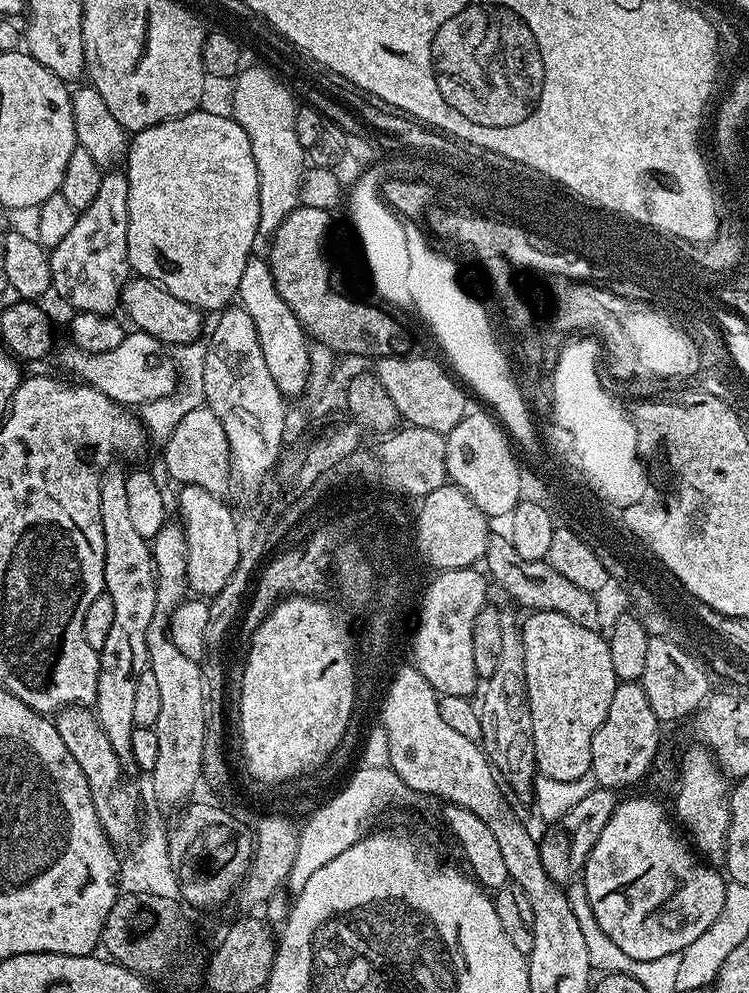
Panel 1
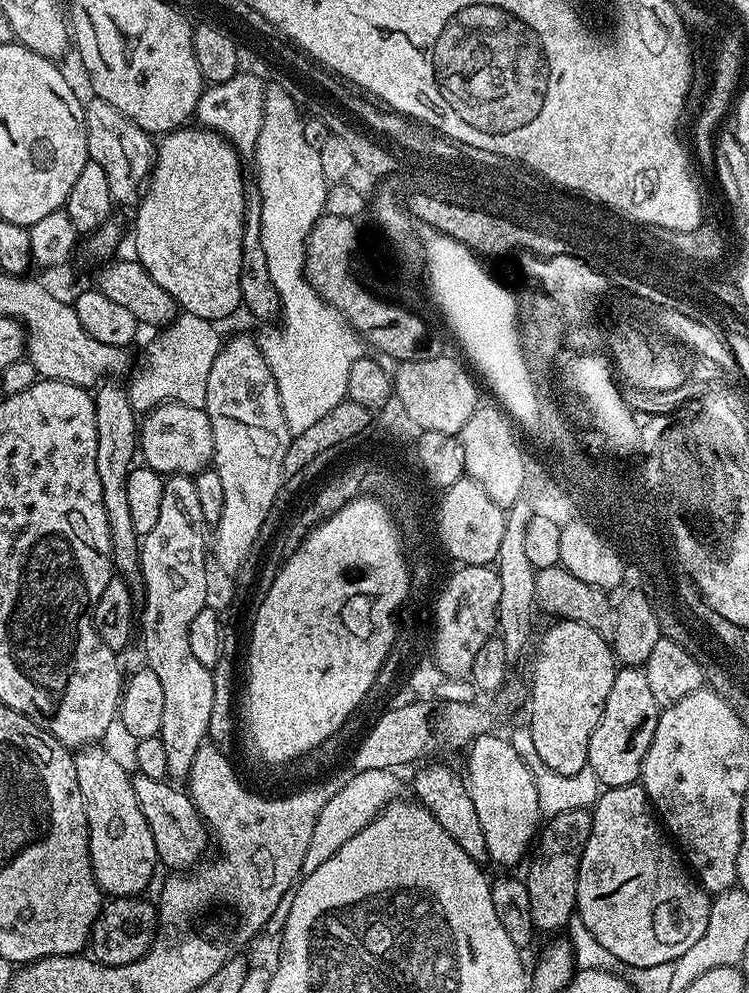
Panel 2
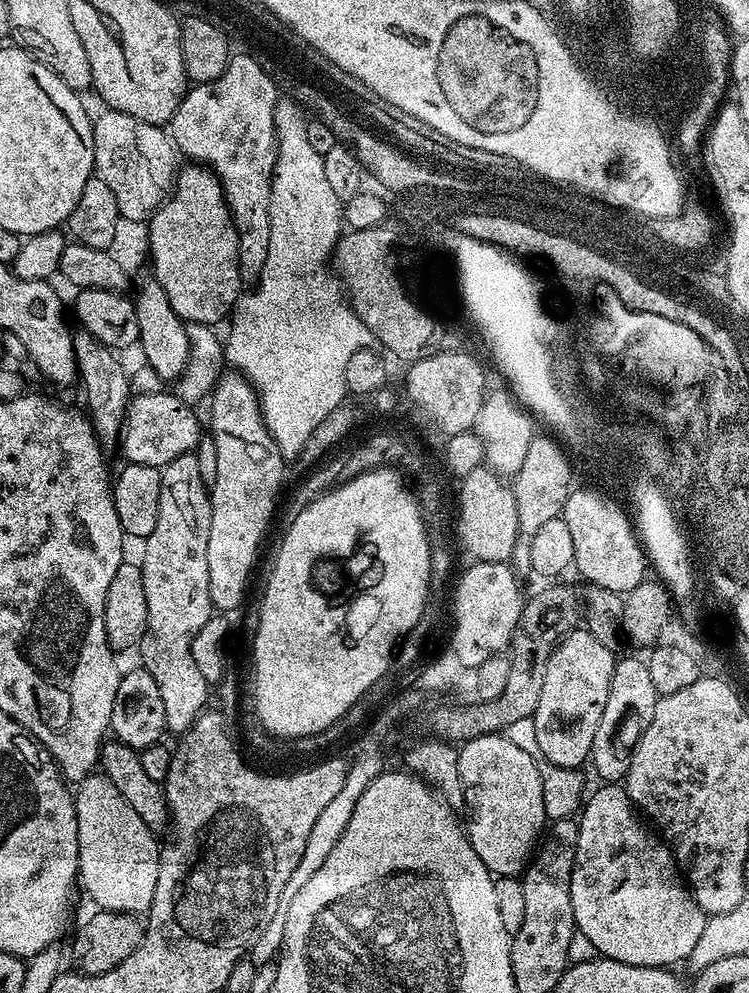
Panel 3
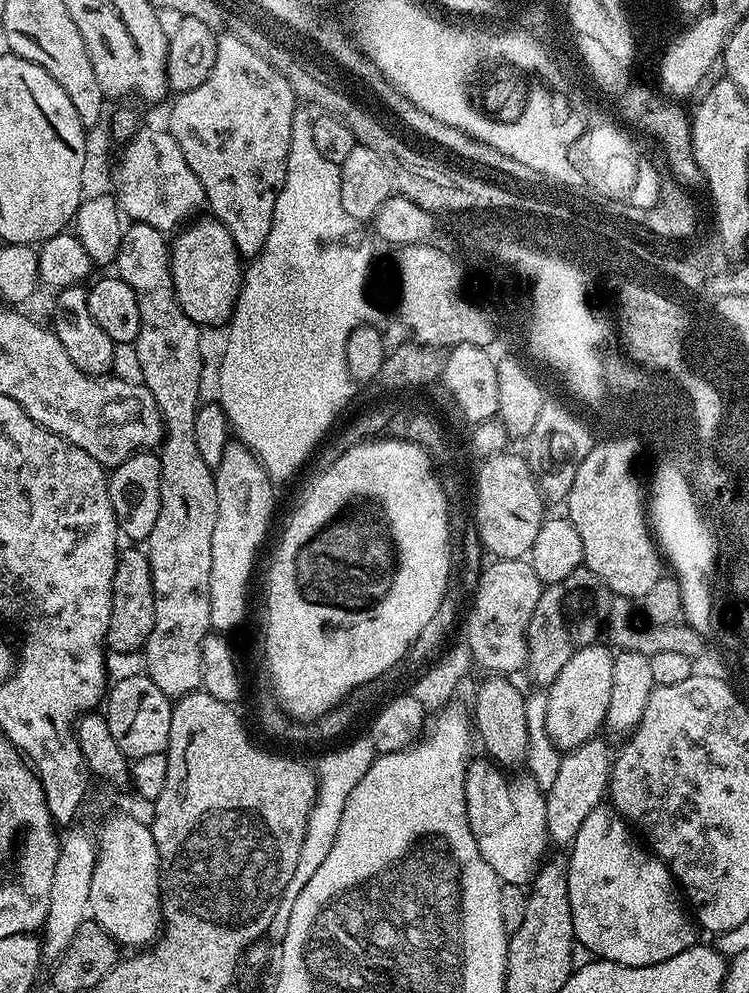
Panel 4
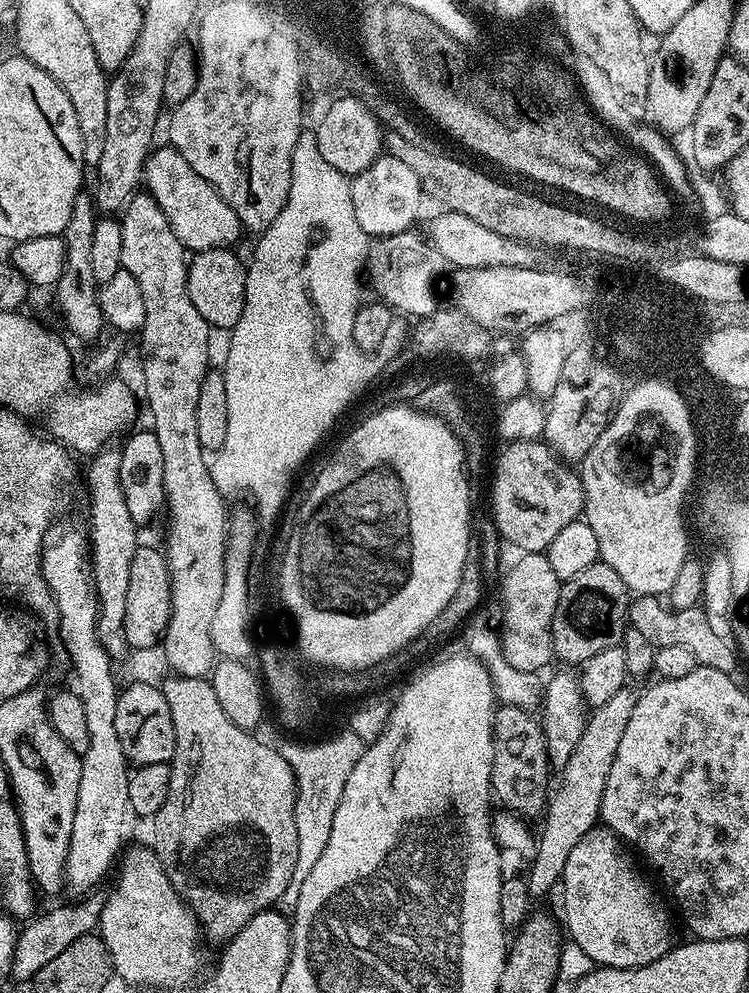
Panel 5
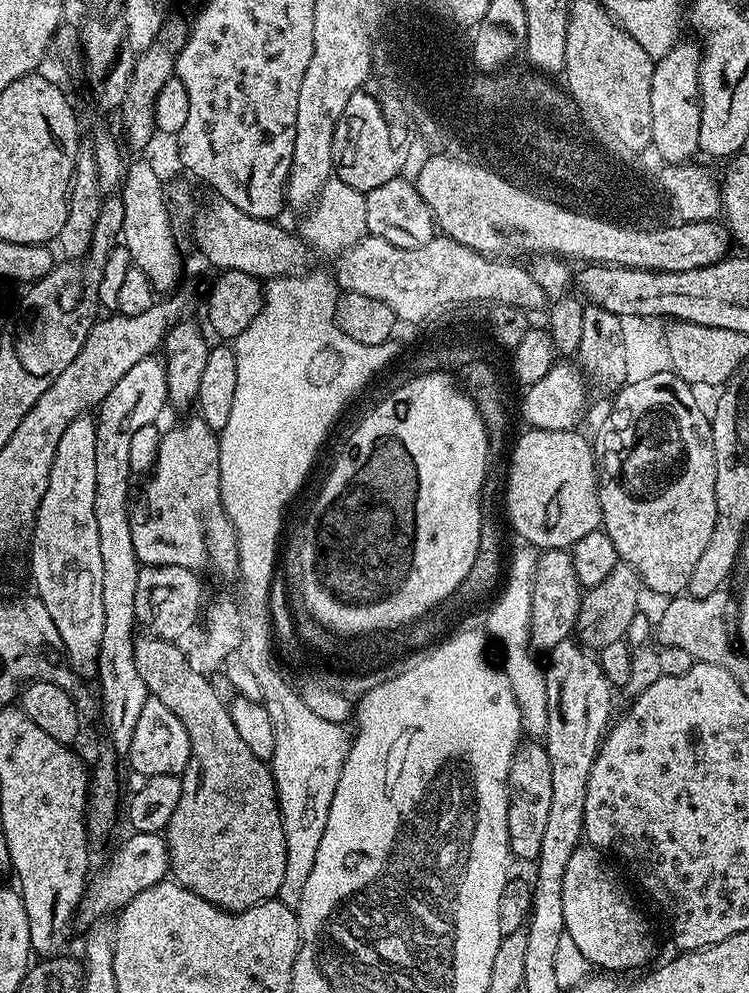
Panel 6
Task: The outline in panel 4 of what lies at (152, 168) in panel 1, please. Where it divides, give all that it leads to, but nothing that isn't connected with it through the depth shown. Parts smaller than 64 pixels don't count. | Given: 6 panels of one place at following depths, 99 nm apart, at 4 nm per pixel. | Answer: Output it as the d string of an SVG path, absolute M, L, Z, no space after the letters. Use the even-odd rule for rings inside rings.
M193 219L175 233L176 241L171 241L174 290L178 306L182 306L186 318L201 326L224 326L232 319L232 311L238 302L242 283L242 257L234 246L234 238L230 238L230 230L226 230L220 220L207 219Z

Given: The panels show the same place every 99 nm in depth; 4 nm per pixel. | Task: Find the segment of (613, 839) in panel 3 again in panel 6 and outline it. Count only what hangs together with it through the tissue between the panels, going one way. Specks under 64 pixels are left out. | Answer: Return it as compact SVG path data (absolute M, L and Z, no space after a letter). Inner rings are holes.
M581 846L570 854L570 862L566 866L566 874L562 878L562 918L565 933L574 938L578 950L586 954L589 965L607 970L609 973L628 972L631 968L640 968L643 964L653 963L652 955L656 952L656 940L652 937L652 928L646 917L640 913L638 905L632 901L630 893L624 889L620 876L603 860L601 849Z

